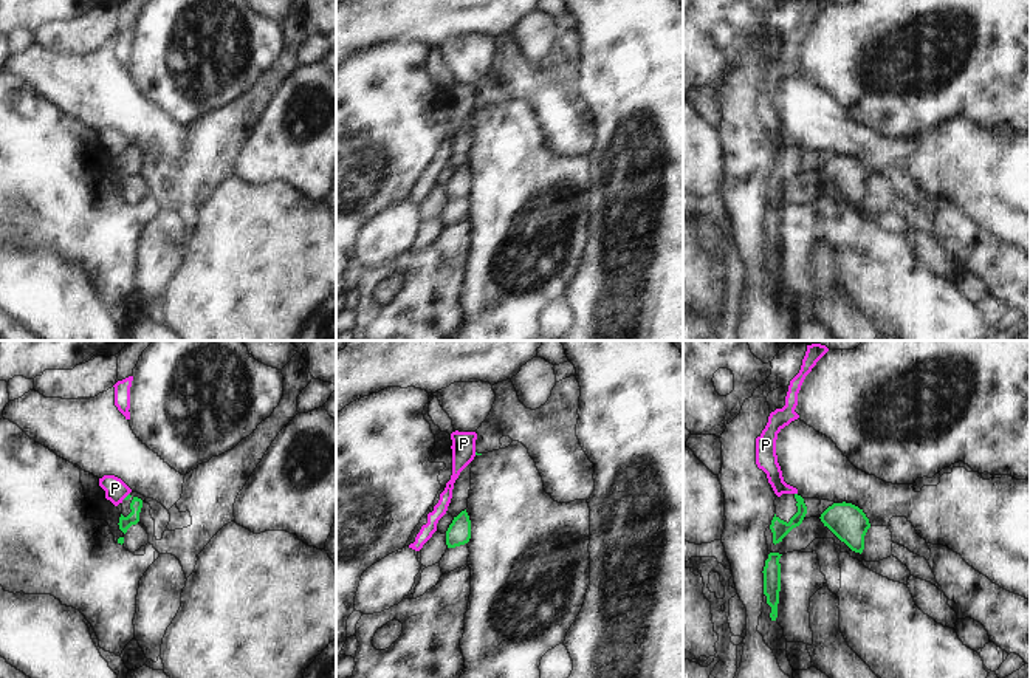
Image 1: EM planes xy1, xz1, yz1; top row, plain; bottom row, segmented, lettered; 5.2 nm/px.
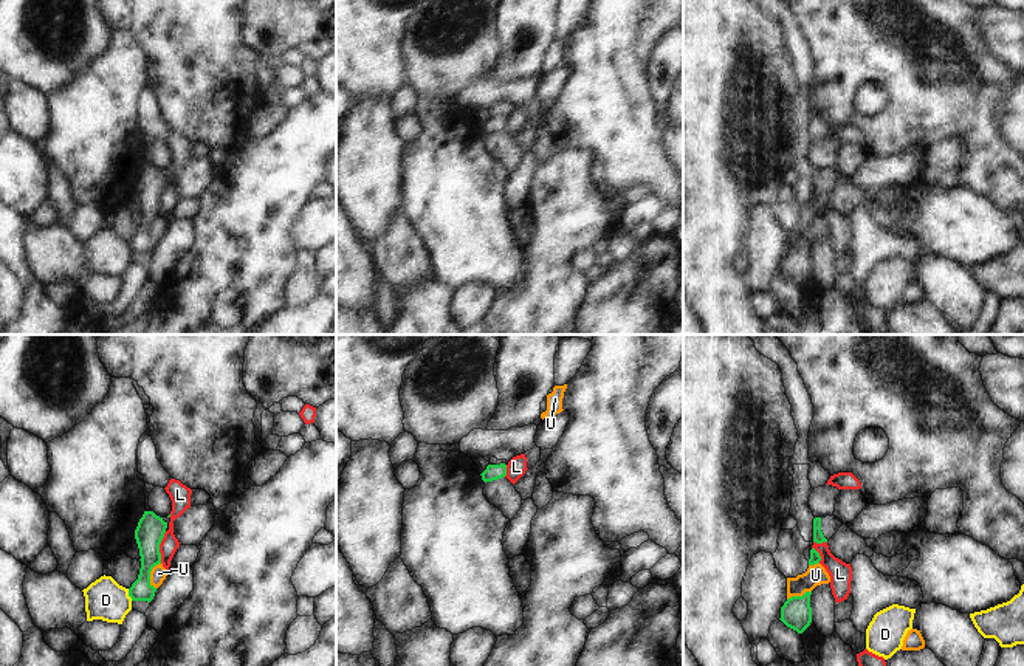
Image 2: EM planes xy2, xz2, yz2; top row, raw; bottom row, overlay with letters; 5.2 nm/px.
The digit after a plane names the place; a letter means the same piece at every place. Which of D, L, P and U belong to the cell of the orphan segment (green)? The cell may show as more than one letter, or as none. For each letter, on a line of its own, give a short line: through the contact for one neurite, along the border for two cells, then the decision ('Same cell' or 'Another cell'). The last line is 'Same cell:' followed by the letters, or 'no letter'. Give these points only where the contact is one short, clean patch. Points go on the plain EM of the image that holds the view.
D: Line: xy2 (127, 242), (132, 253). Another cell
L: Line: xy2 (166, 185), (160, 197), (160, 216). Another cell
P: Line: xy1 (129, 146), (123, 152). Another cell
U: Line: xy2 (160, 216), (151, 225), (151, 237), (155, 242). Another cell
Same cell: no letter

